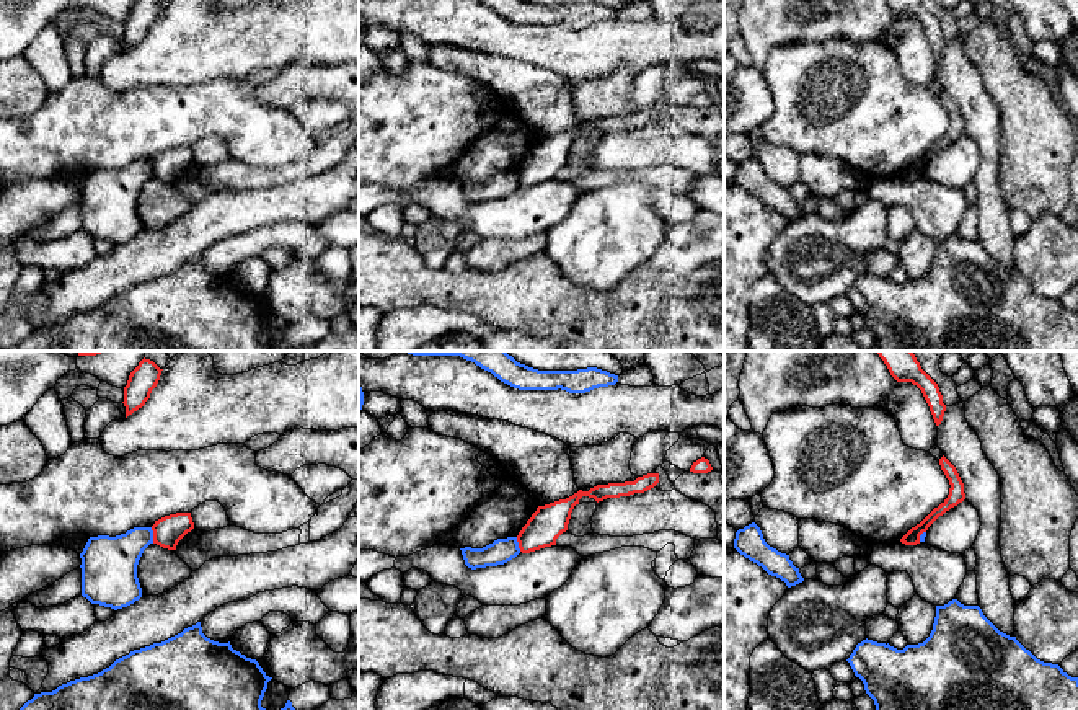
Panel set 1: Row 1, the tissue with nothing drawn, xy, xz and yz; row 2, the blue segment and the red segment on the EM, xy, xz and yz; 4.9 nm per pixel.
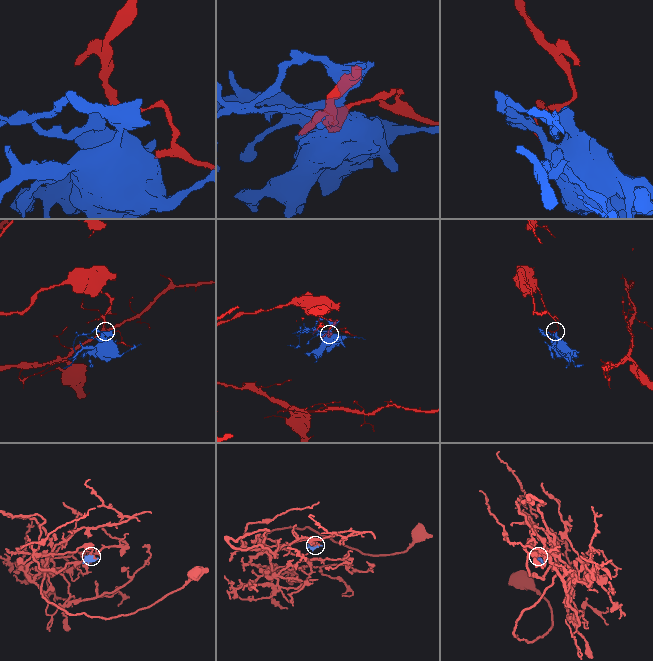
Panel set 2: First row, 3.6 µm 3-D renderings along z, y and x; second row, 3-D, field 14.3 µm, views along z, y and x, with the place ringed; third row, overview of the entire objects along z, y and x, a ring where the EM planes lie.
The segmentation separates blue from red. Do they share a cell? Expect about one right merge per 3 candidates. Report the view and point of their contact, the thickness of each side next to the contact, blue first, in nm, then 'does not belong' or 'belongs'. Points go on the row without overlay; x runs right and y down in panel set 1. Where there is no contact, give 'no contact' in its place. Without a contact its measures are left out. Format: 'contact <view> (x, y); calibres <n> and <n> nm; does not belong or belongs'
contact xy (152, 170); calibres 280 and 150 nm; does not belong

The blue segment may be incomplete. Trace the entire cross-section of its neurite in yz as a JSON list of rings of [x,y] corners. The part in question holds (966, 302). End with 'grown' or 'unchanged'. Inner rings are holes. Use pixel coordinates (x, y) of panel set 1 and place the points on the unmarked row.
[[[957,233],[944,240],[936,240],[936,251],[930,271],[918,279],[907,279],[897,284],[889,277],[863,274],[846,294],[864,318],[866,328],[874,335],[876,351],[1078,351],[1078,312],[1068,310],[1058,299],[1044,297],[1026,284],[1016,271],[1000,266],[982,246],[979,240],[964,240]]]; unchanged

